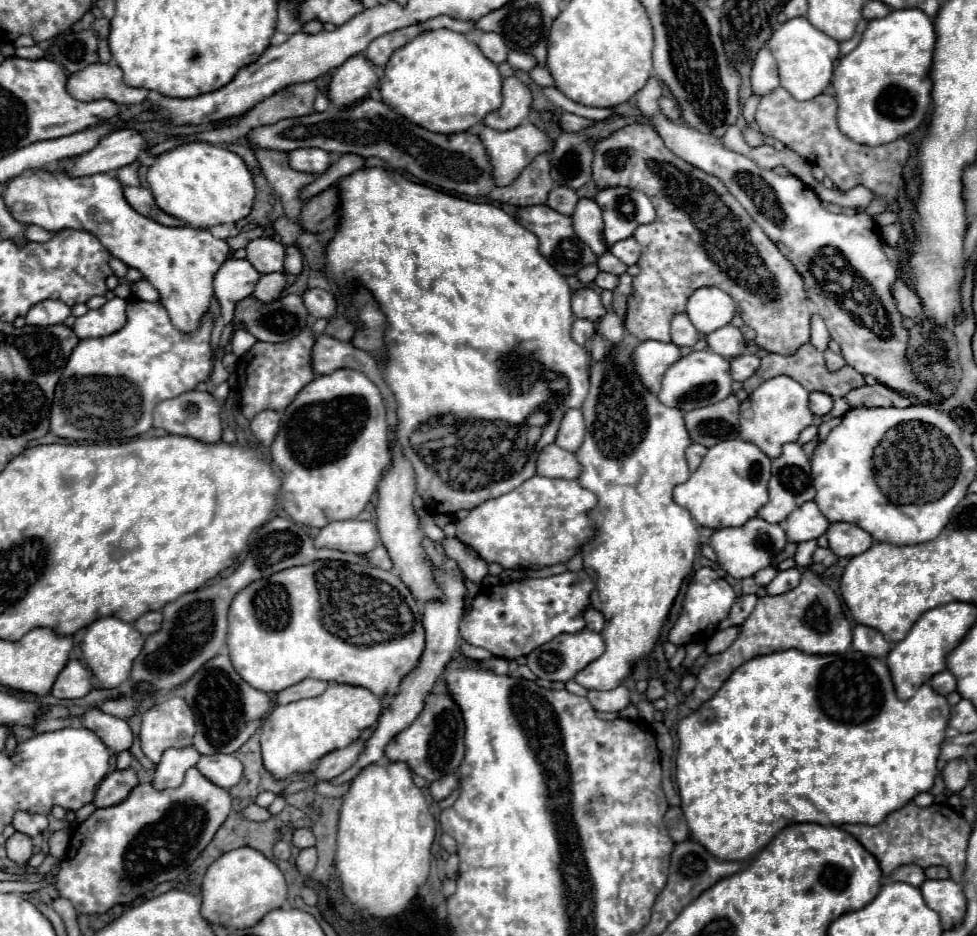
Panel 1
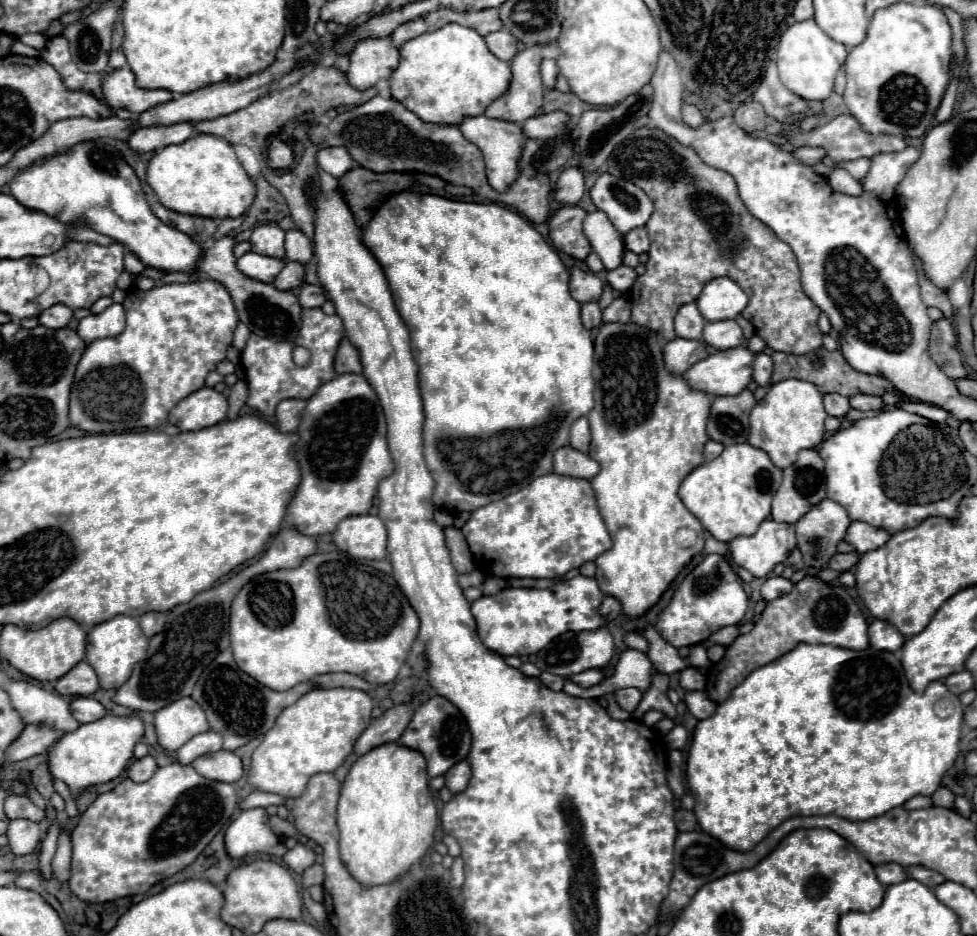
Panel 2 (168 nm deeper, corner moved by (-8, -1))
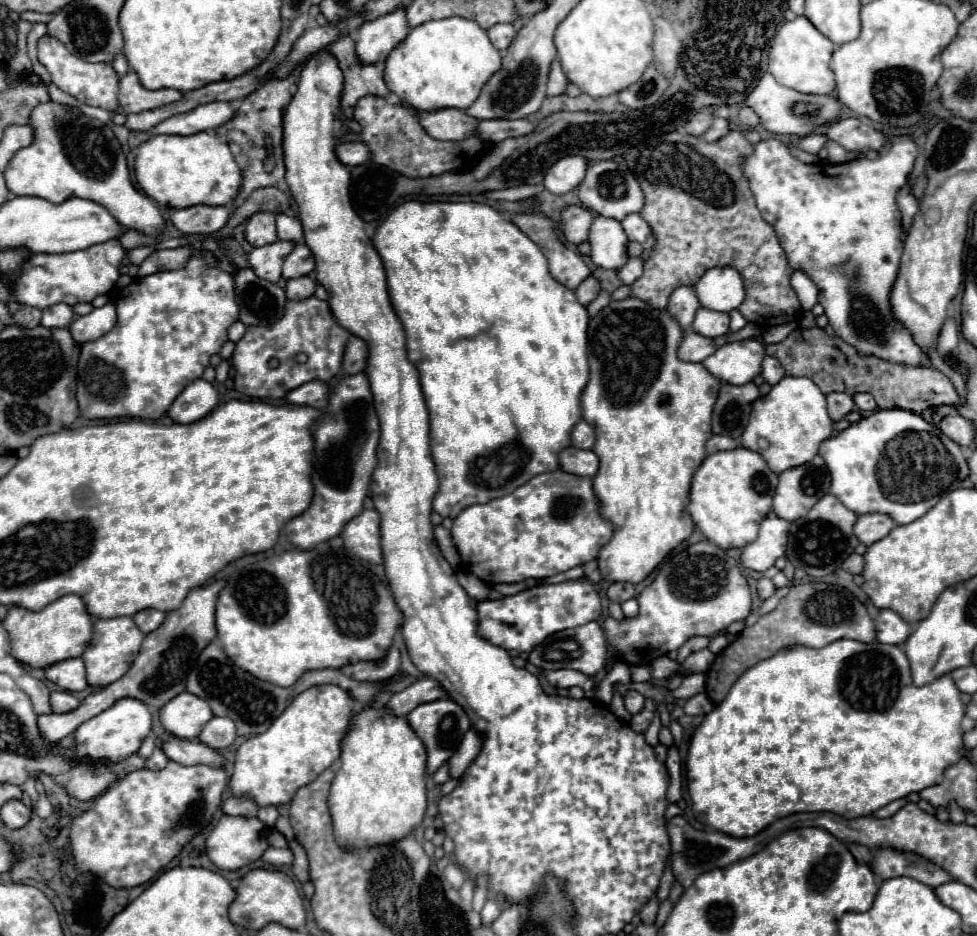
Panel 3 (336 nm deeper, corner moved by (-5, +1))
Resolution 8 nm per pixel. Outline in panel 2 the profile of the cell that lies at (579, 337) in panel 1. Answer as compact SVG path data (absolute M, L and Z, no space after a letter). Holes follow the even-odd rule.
M588 302L582 306L582 324L586 330L594 330L602 326L602 310L598 302Z

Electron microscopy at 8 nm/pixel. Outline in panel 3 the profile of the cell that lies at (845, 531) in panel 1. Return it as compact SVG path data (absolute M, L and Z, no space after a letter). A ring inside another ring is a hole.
M877 512L875 514L861 514L855 524L855 536L863 544L871 546L871 544L879 542L881 538L885 538L893 528L895 528L895 522L887 514L877 514Z

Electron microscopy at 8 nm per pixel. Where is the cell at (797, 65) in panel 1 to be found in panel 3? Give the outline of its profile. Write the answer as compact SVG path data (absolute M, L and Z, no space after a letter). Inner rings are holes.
M797 16L791 22L785 22L769 50L769 72L775 76L775 80L787 88L793 88L803 94L831 94L835 90L835 78L829 68L831 54L835 50L835 44L825 38L805 16Z

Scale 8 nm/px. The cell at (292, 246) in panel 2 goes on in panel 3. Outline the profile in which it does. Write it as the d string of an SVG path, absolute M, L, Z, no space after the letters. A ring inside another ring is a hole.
M277 214L277 236L279 240L291 240L301 242L303 240L303 228L297 218L287 214Z

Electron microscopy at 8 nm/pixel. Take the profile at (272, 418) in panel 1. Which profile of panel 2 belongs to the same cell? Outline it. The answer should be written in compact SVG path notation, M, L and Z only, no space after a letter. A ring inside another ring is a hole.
M284 400L276 408L276 426L280 432L288 434L298 428L300 416L304 412L306 402L304 400Z

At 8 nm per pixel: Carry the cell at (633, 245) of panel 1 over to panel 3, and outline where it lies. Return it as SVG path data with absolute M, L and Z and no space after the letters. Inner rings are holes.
M629 214L623 218L623 230L627 234L629 240L637 240L637 242L645 242L645 238L649 236L651 228L649 224L639 216L639 214Z

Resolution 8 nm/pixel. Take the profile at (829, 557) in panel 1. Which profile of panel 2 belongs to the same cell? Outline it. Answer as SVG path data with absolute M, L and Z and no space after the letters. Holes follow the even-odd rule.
M834 554L834 558L830 558L830 568L838 572L846 572L854 568L856 562L858 562L858 554Z

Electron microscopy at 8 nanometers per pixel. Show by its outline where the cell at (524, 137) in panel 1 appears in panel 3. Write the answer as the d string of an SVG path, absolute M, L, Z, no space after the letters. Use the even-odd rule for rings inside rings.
M441 108L433 112L417 112L423 130L437 140L465 140L475 132L479 120L457 108Z

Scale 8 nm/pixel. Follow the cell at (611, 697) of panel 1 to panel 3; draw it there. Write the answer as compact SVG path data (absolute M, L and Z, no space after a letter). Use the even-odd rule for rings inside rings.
M629 690L629 692L625 694L625 708L627 708L631 714L641 712L641 710L643 710L643 704L645 704L645 698L643 698L639 692Z

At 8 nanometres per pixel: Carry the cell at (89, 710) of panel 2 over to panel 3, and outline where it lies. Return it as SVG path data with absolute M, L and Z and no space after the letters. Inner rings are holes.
M53 690L53 692L49 694L49 704L51 704L51 710L53 710L55 714L63 714L63 712L75 710L81 702L79 702L73 694L69 694L69 692L65 692L65 690Z

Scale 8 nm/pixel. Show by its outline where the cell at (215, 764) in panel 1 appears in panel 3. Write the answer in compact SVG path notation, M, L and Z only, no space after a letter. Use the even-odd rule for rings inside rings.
M169 738L163 742L163 752L185 766L193 764L209 764L209 766L223 766L223 758L209 746L197 740L183 740L183 738Z

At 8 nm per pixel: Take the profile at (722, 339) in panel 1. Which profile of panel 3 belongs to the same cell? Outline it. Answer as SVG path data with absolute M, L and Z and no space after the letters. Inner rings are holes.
M699 308L693 320L693 330L707 338L717 338L729 332L729 314L715 312L709 308Z

